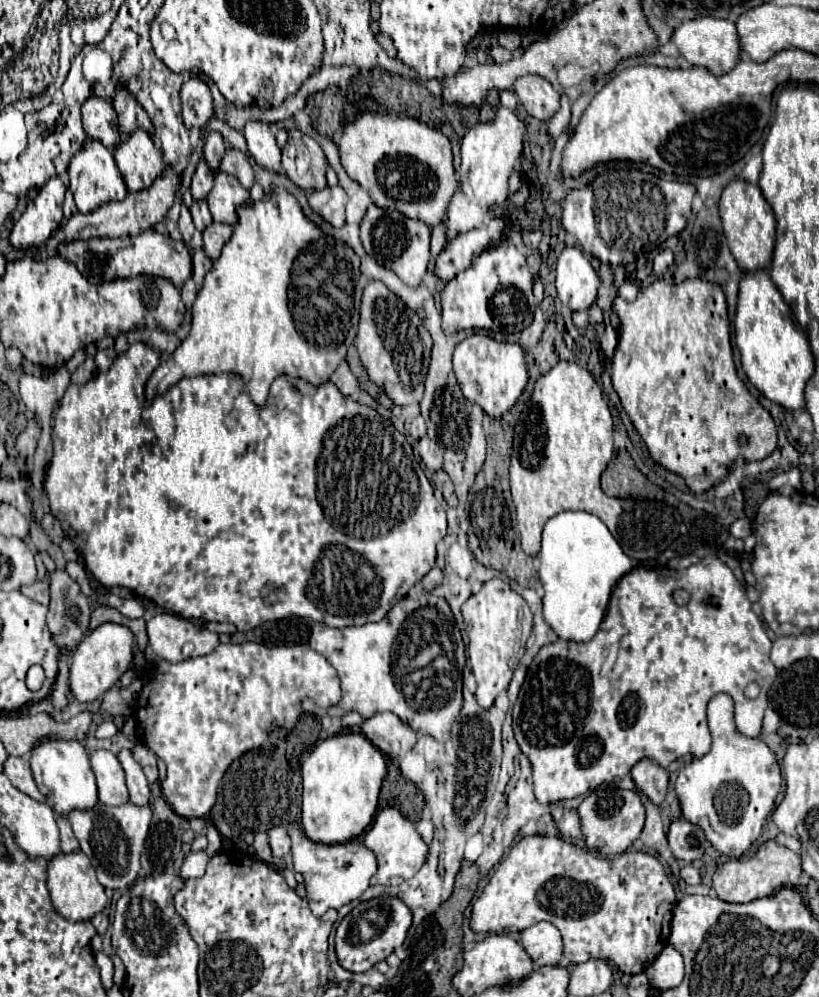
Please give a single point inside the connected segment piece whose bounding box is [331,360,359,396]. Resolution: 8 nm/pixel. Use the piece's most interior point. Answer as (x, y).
(343, 378)

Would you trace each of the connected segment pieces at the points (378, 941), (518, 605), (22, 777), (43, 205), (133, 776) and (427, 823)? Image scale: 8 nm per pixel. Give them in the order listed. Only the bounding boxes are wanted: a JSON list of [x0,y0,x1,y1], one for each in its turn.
[[335,896,411,974],[461,578,533,708],[3,756,47,802],[11,176,65,248],[119,750,151,806],[417,818,433,846]]

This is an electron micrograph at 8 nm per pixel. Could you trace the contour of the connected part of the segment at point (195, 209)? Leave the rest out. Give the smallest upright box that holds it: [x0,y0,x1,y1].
[191,200,213,230]

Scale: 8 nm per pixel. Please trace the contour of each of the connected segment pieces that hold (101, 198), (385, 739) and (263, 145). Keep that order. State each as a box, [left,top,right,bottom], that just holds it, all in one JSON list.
[[69,140,127,212],[361,712,417,760],[243,122,281,172]]

